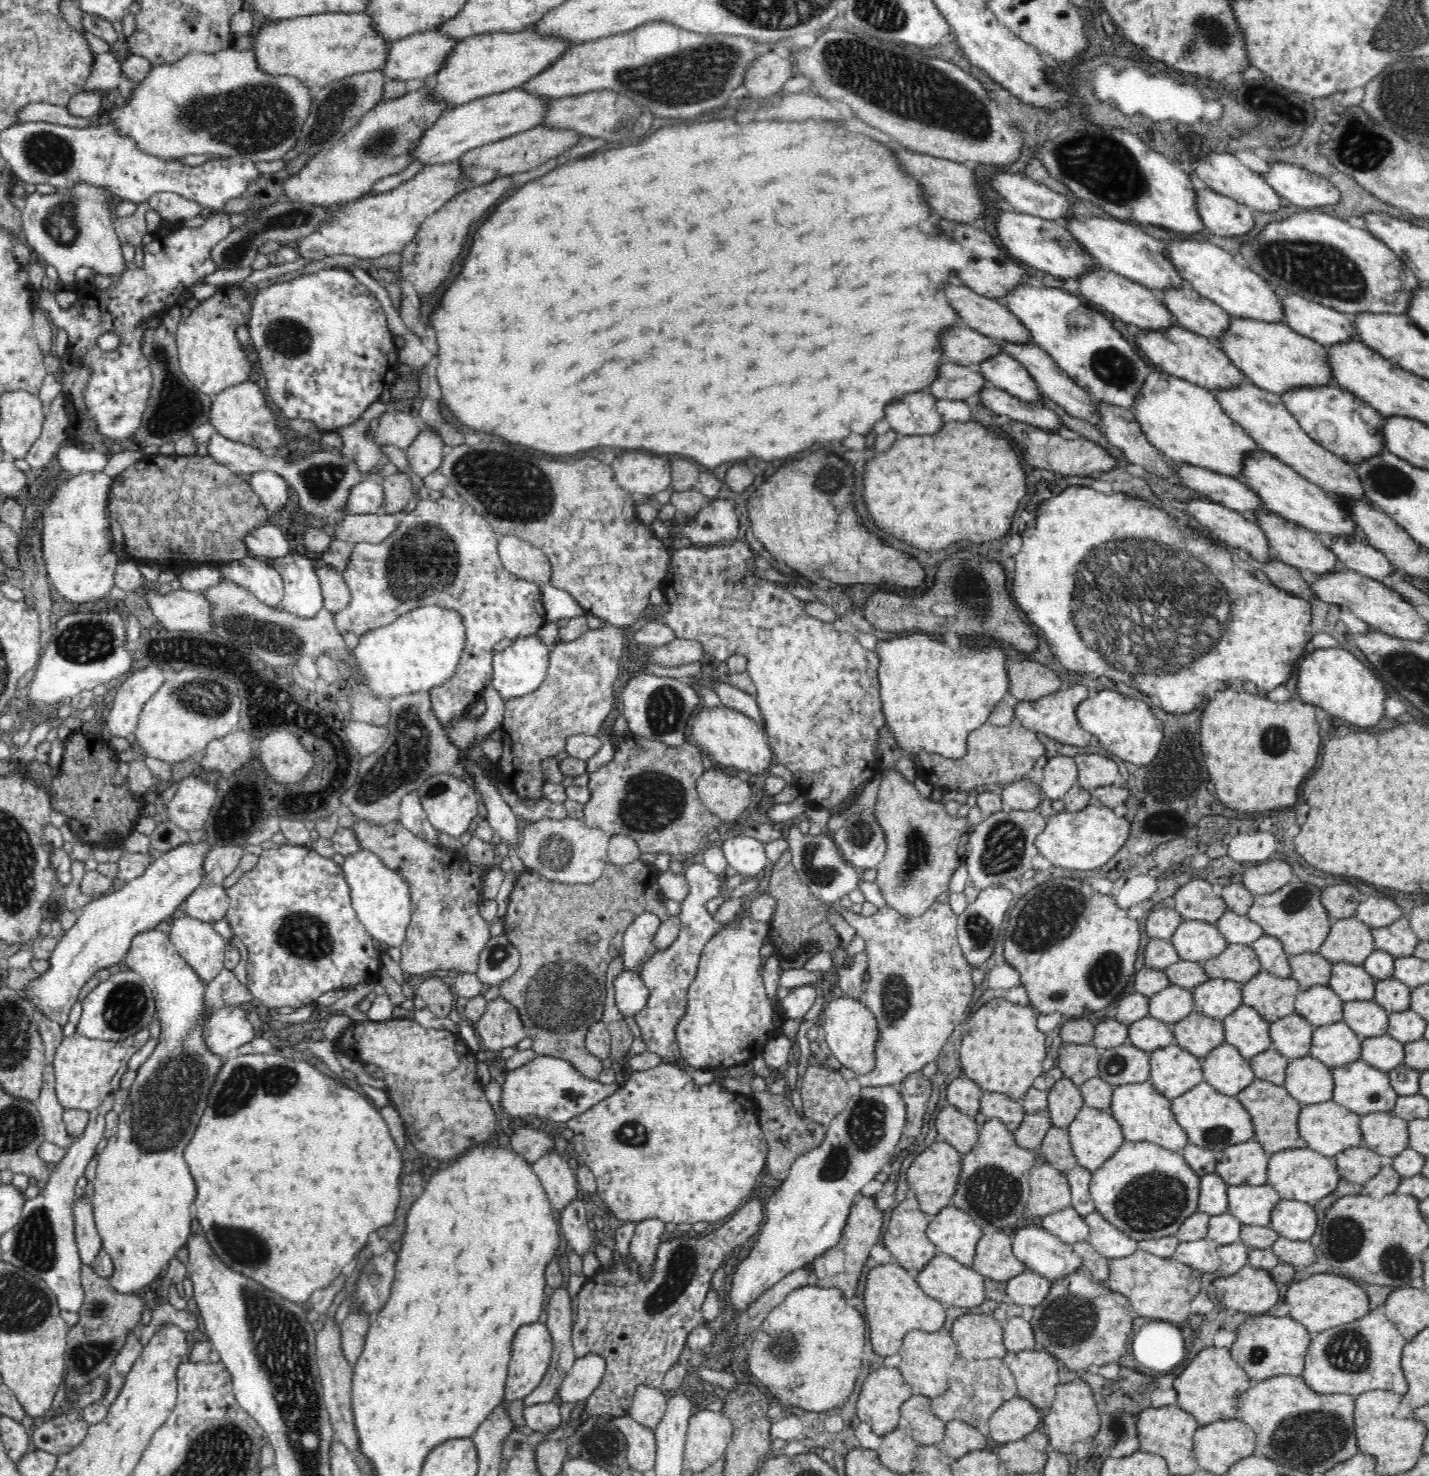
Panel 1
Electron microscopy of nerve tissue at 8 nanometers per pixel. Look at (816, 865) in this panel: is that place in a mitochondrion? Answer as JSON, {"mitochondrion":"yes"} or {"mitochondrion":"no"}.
{"mitochondrion":"yes"}

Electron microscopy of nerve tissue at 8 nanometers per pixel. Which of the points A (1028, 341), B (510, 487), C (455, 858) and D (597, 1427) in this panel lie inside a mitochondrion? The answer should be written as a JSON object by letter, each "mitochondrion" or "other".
{"A":"other","B":"mitochondrion","C":"other","D":"other"}

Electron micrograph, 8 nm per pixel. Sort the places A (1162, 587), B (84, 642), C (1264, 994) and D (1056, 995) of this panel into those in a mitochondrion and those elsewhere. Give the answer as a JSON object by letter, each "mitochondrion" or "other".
{"A":"mitochondrion","B":"mitochondrion","C":"other","D":"mitochondrion"}

